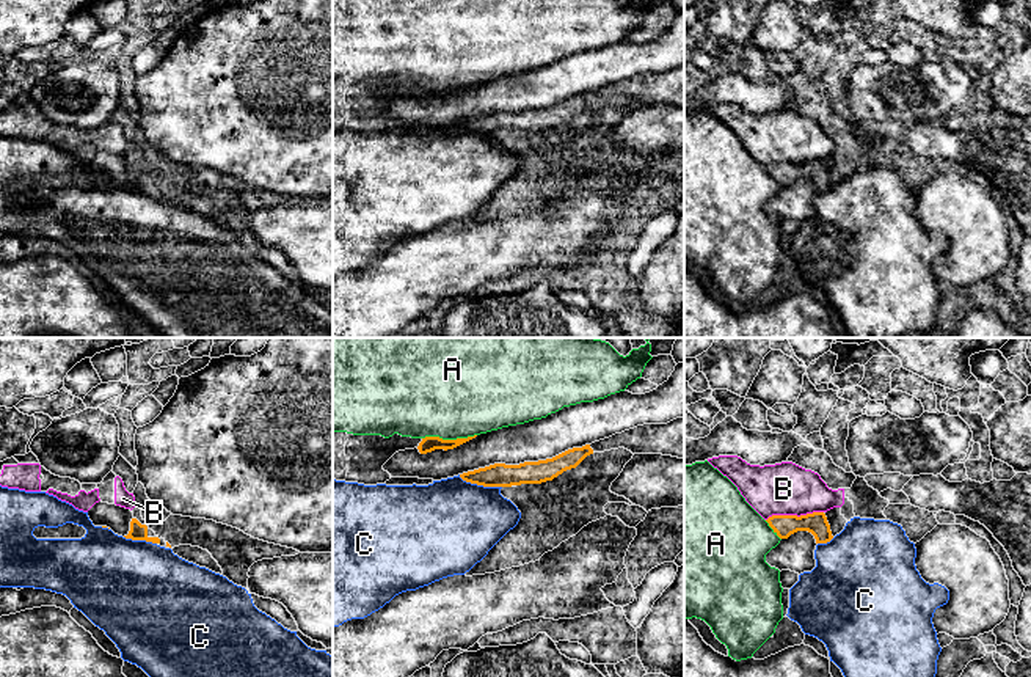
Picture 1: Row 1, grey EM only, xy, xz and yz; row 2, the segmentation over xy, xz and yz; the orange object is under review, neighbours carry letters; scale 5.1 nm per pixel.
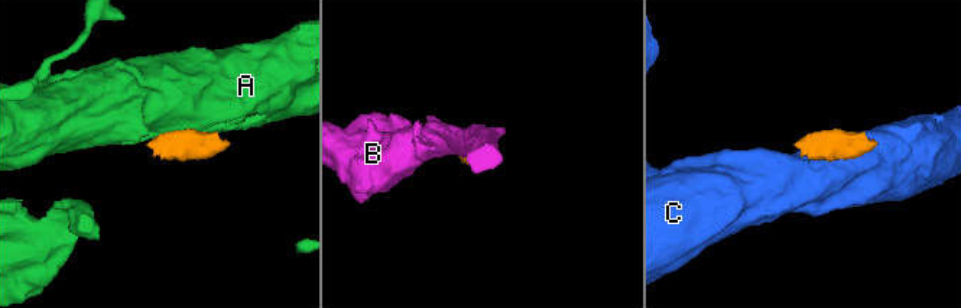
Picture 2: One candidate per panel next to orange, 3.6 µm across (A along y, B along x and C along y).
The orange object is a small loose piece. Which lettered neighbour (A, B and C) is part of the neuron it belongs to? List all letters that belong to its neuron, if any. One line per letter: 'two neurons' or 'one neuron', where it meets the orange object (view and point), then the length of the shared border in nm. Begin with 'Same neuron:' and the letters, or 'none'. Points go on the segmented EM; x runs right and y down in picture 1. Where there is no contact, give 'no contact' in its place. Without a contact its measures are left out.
Same neuron: none
A: two neurons; contact xz (449, 440); length 280 nm
B: two neurons; contact yz (794, 515); length 300 nm
C: two neurons; contact xz (480, 484); length 240 nm

